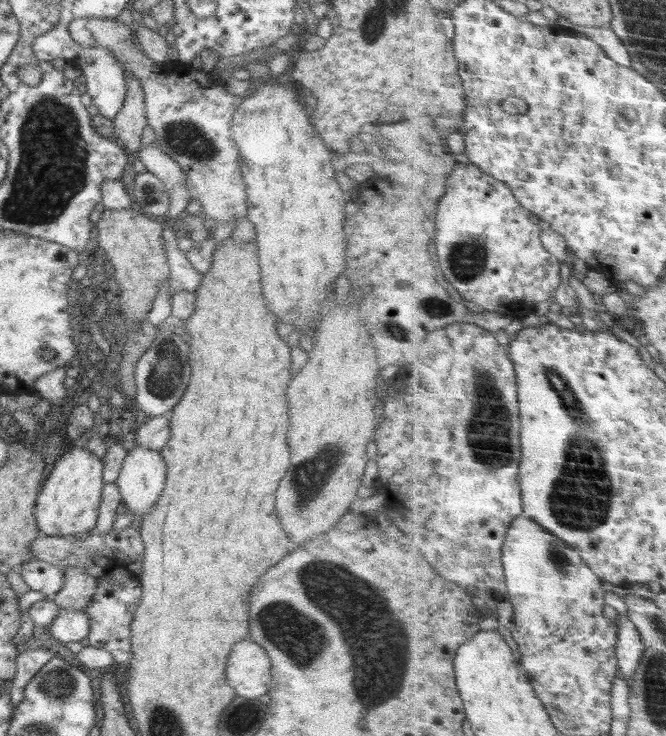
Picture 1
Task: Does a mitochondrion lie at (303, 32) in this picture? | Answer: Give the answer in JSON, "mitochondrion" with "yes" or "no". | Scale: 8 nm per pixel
{"mitochondrion":"no"}

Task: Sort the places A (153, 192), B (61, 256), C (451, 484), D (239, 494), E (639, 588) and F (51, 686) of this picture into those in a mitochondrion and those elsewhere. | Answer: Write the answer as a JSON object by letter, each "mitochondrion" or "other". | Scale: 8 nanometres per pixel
{"A":"mitochondrion","B":"other","C":"other","D":"other","E":"other","F":"mitochondrion"}

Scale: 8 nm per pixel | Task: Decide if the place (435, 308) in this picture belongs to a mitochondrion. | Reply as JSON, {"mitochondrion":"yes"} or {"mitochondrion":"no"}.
{"mitochondrion":"yes"}

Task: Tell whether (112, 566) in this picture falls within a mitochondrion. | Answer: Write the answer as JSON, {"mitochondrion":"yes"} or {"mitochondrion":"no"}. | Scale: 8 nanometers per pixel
{"mitochondrion":"no"}

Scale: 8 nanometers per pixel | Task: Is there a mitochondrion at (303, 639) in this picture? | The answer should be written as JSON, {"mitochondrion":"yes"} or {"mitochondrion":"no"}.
{"mitochondrion":"yes"}

